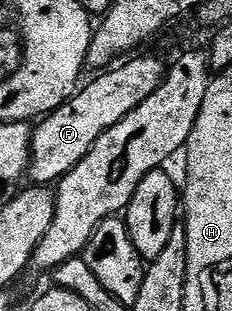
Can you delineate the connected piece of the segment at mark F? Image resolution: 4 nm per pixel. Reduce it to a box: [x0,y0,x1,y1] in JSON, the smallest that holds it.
[30,57,166,187]

